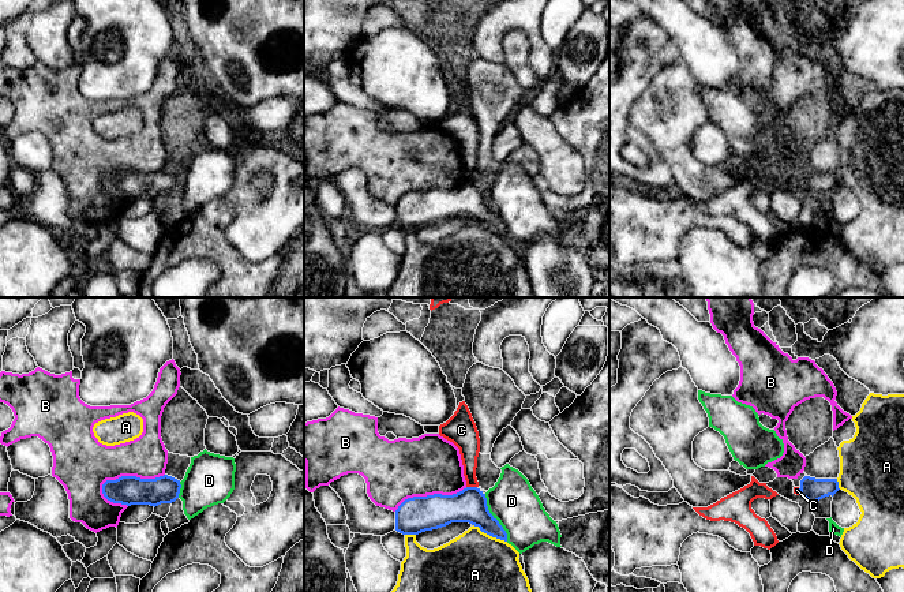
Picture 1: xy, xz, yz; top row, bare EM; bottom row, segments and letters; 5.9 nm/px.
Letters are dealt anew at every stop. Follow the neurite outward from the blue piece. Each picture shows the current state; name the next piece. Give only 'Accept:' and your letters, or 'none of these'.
Accept: none of these

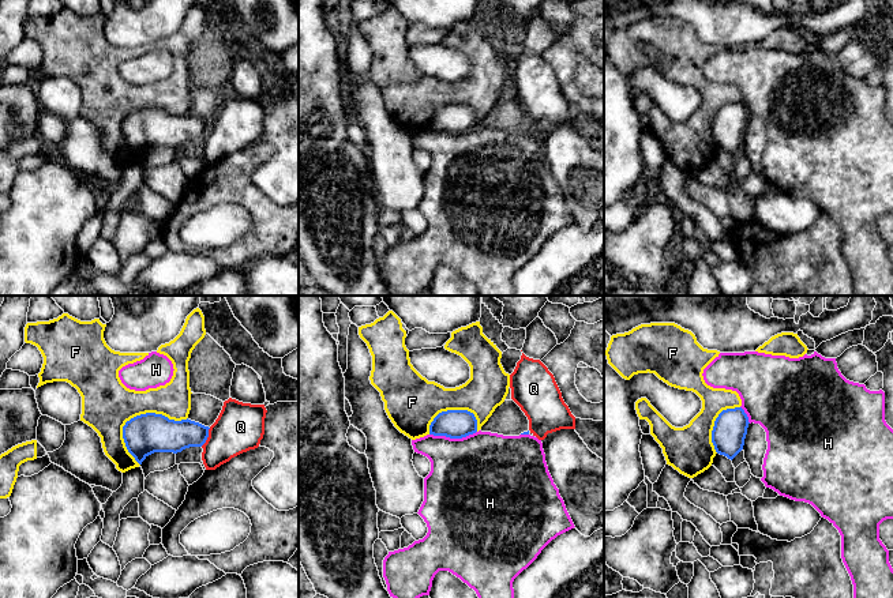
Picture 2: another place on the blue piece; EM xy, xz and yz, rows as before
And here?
Accept: none of these

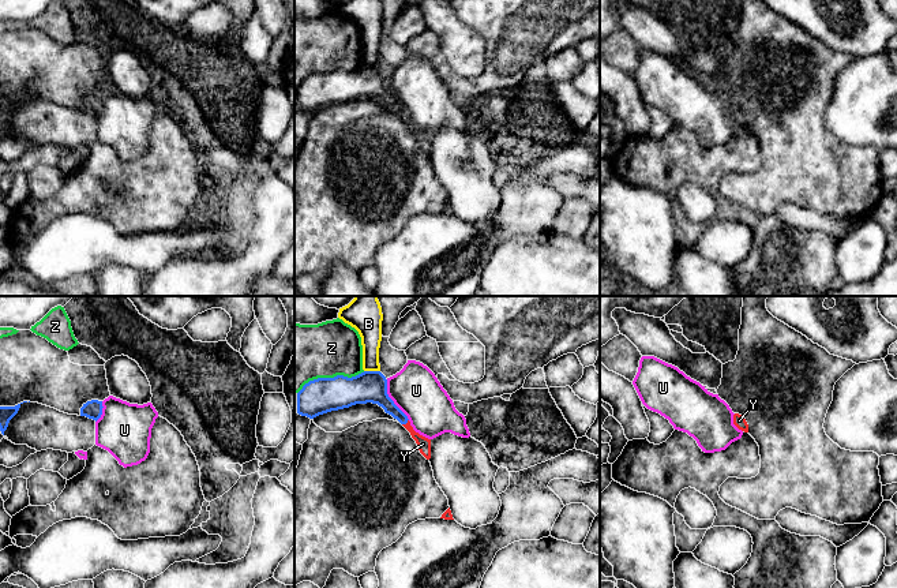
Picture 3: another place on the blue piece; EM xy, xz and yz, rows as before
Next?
Accept: Y

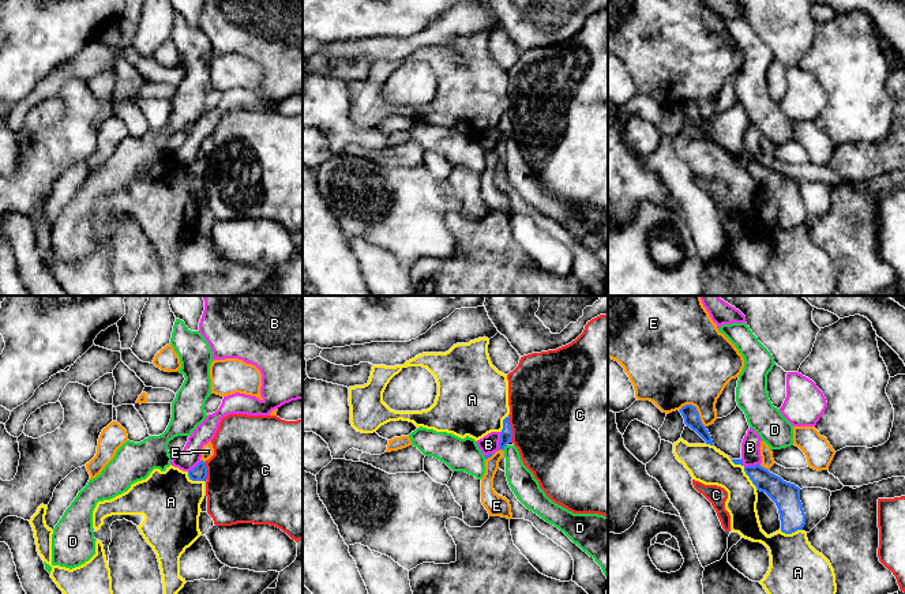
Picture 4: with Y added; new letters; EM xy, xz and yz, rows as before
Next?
Accept: E

